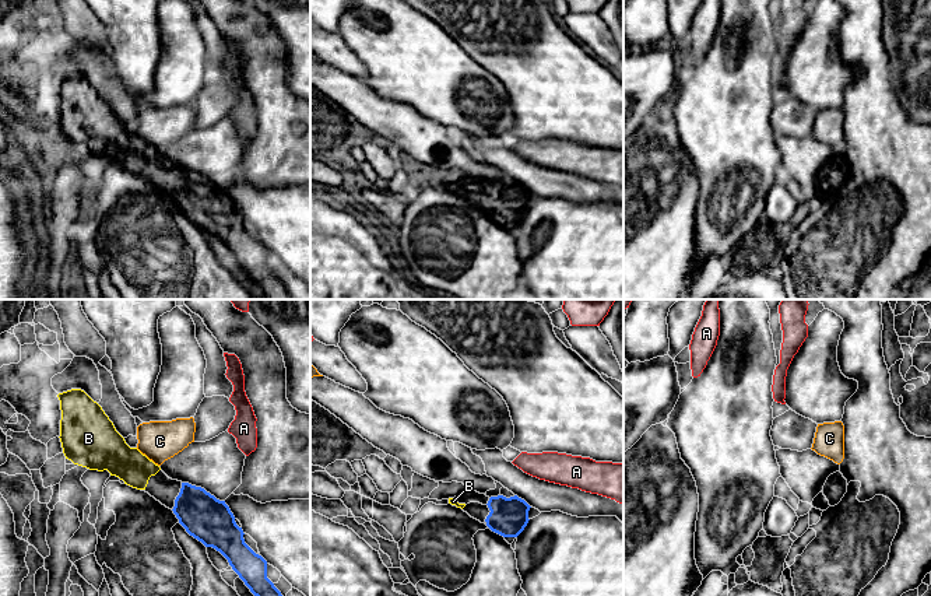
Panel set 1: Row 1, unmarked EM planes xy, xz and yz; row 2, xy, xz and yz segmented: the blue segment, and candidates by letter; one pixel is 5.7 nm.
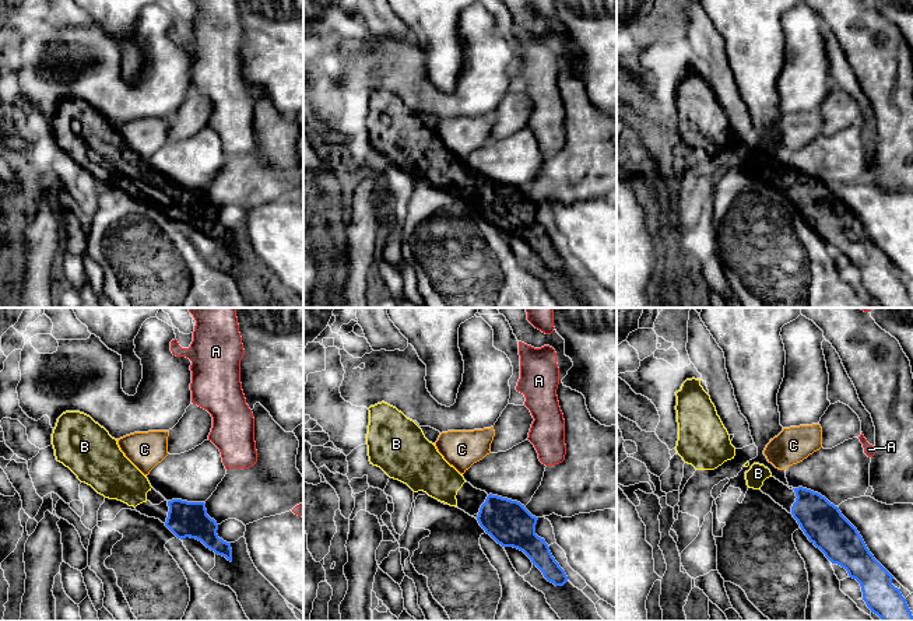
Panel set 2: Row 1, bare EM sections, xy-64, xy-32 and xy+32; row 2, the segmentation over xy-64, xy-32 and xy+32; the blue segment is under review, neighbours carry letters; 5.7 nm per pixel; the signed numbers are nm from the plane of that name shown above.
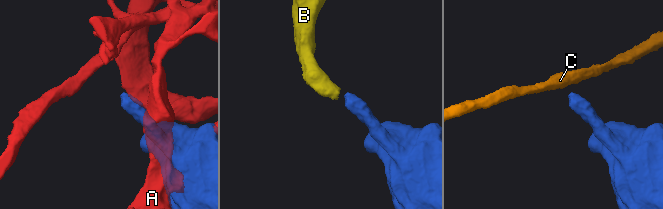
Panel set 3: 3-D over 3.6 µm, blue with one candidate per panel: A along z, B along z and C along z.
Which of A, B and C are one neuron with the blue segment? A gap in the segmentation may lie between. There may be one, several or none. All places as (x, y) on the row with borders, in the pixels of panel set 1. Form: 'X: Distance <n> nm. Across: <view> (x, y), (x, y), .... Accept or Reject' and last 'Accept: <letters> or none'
A: Distance 140 nm. Across: xz (516, 495), (527, 473). Reject
B: Distance 130 nm. Across: xz (487, 504), (464, 504). Accept
C: Distance 160 nm. Across: xy (182, 483), (169, 458). Reject
Accept: B

